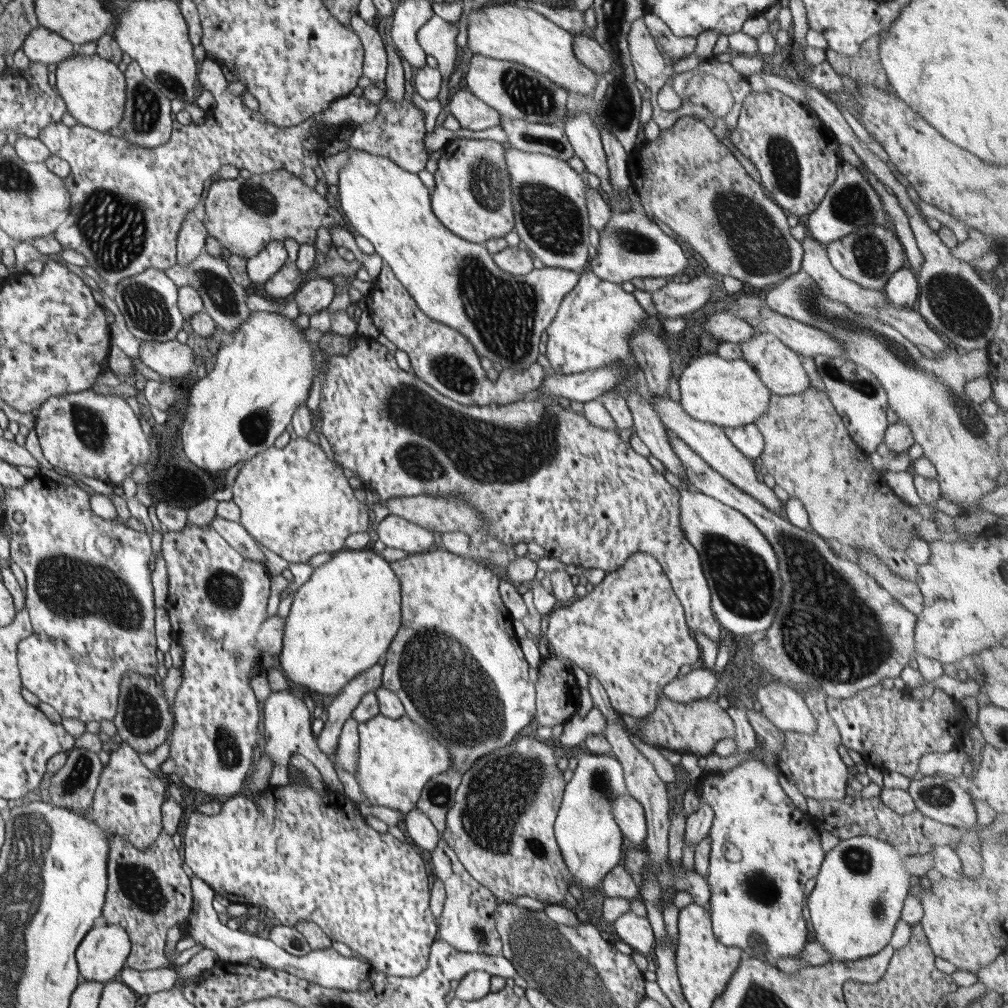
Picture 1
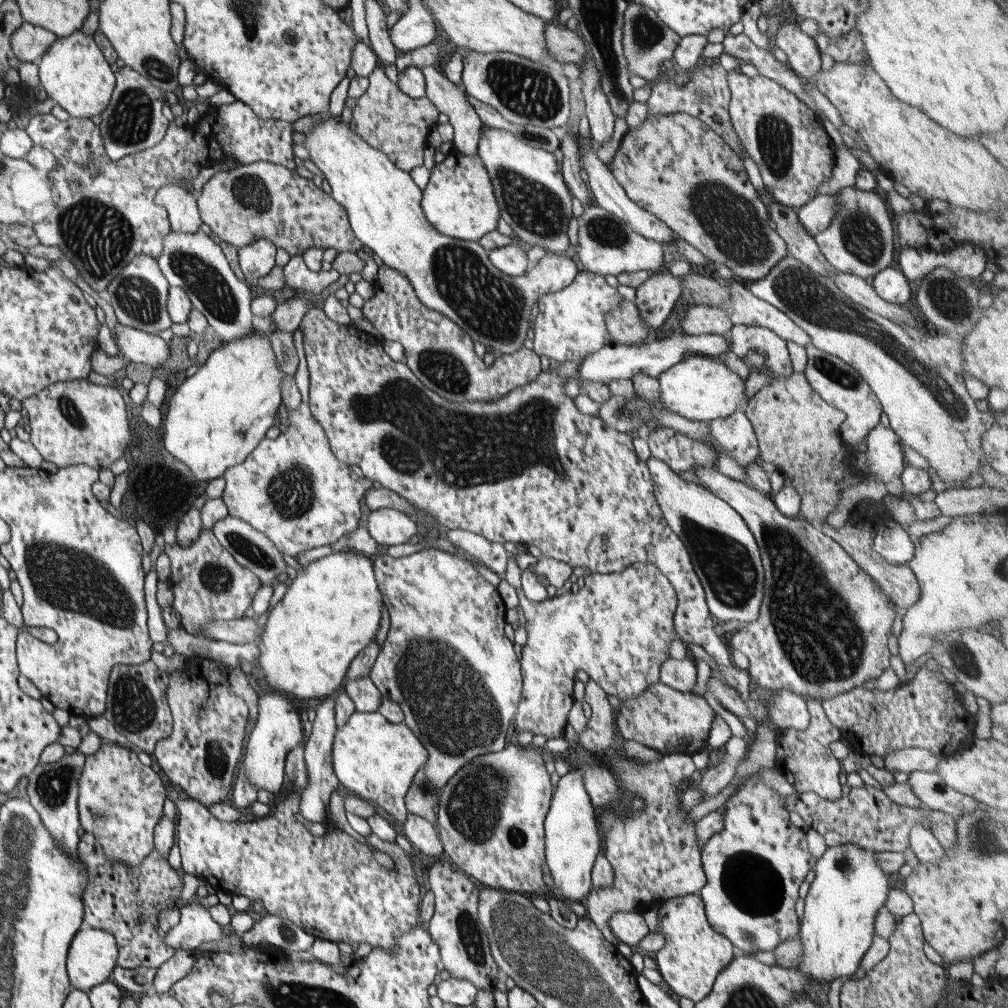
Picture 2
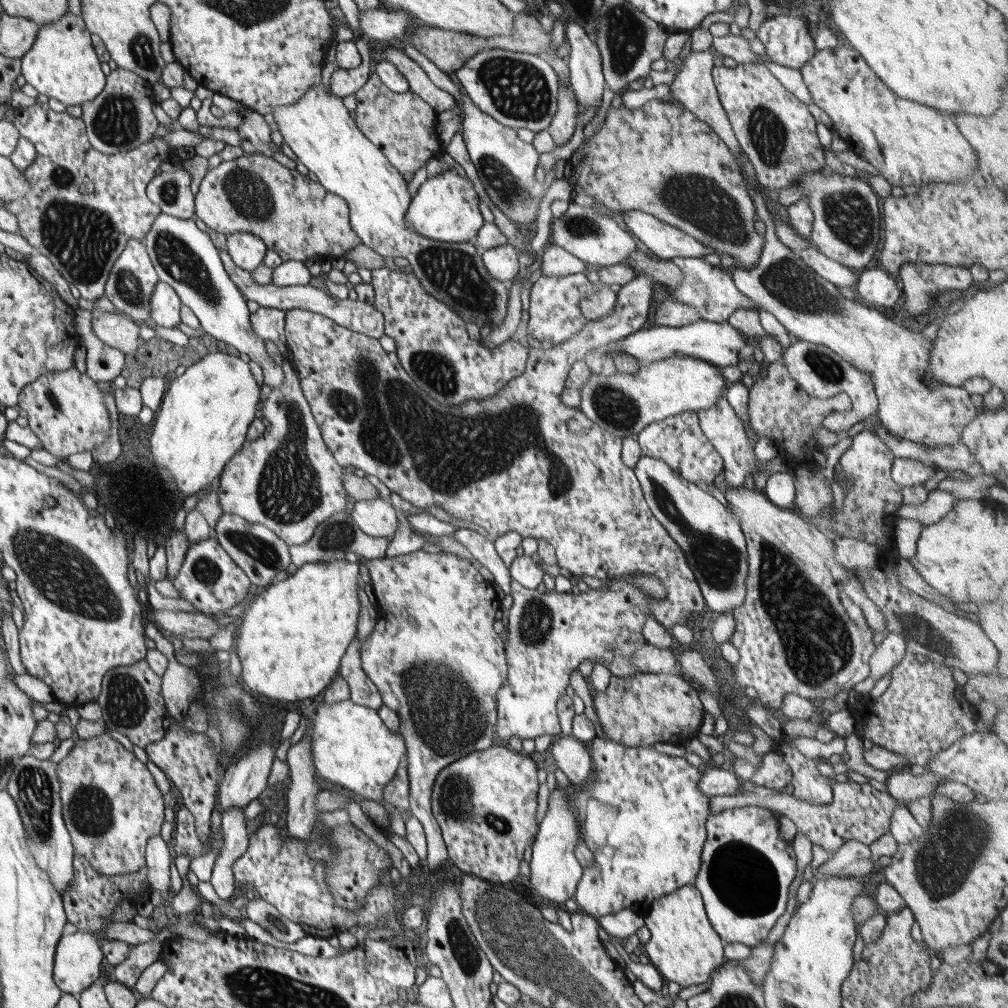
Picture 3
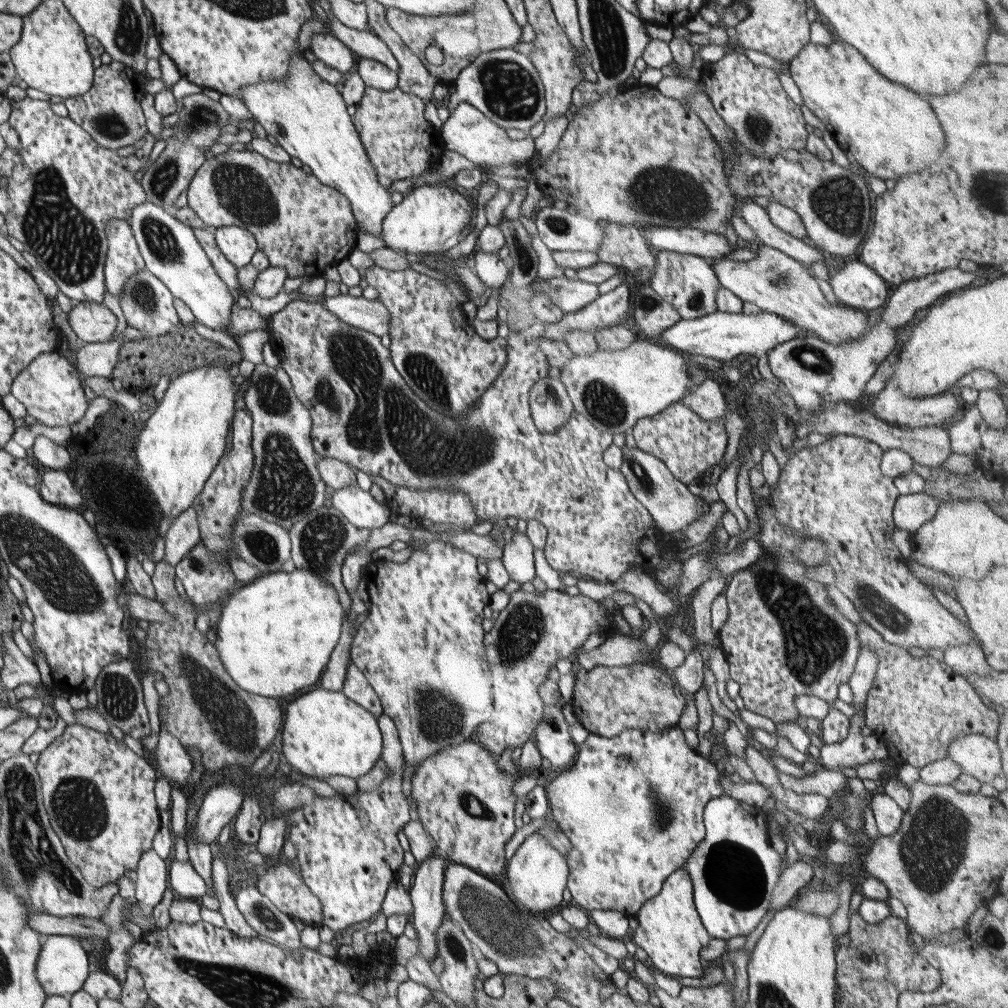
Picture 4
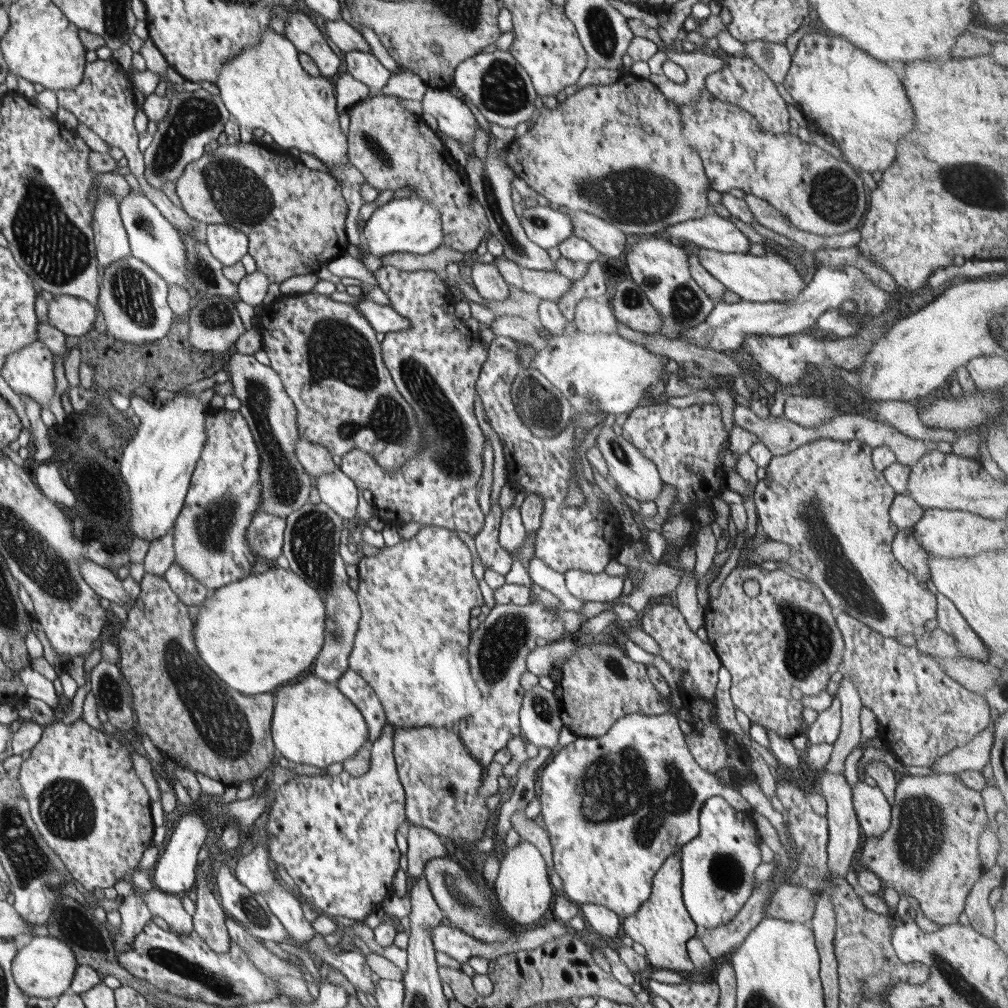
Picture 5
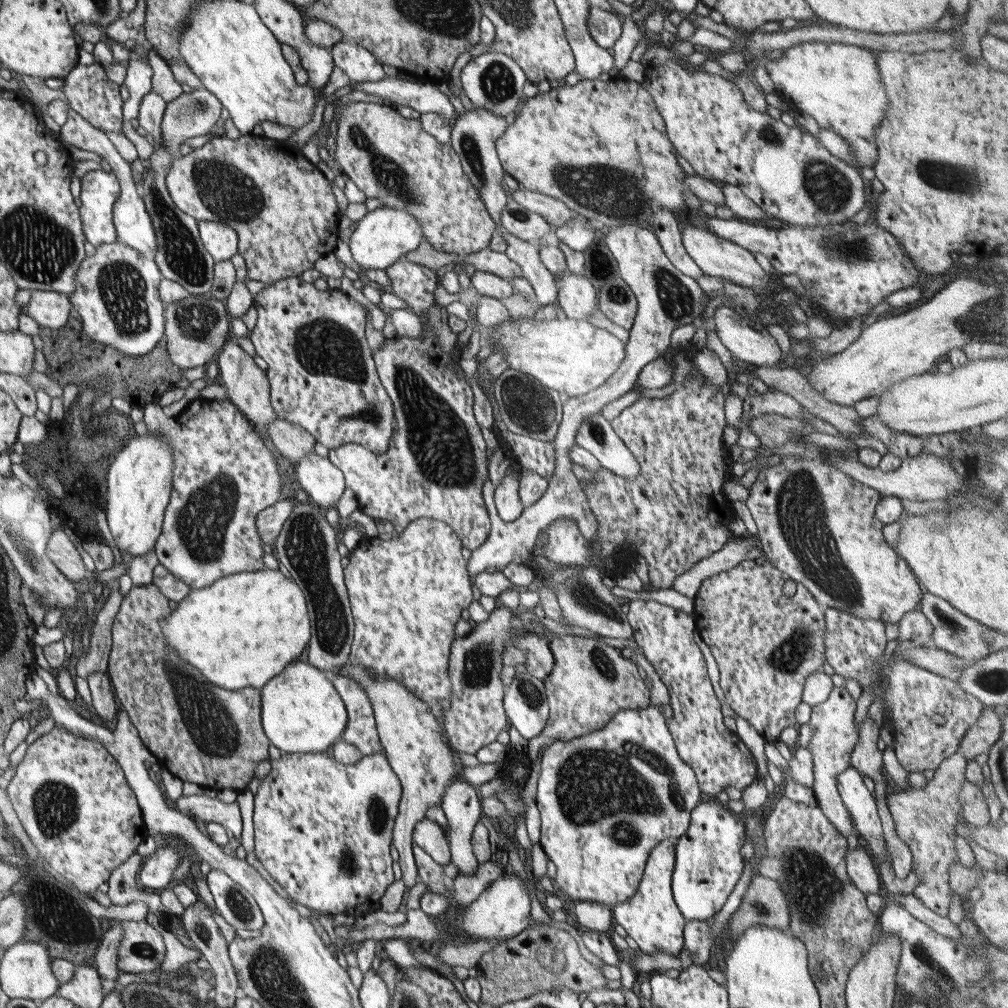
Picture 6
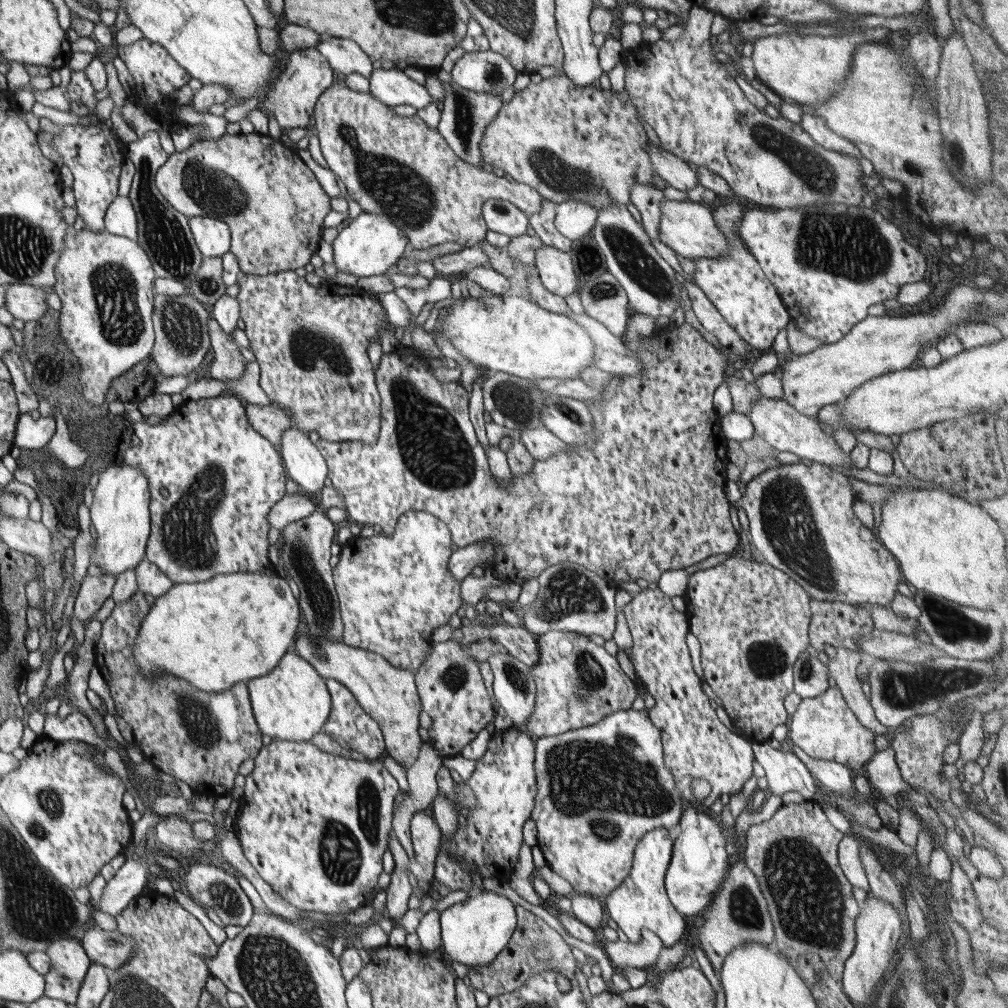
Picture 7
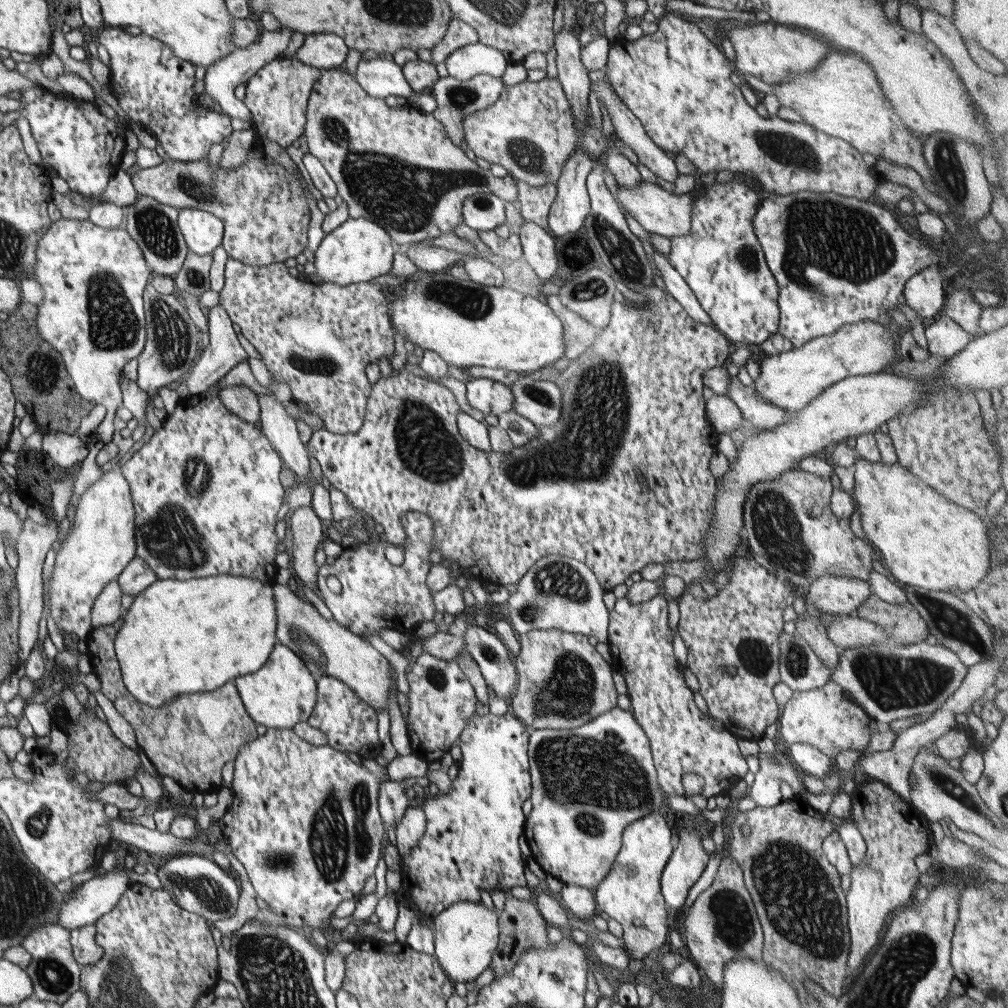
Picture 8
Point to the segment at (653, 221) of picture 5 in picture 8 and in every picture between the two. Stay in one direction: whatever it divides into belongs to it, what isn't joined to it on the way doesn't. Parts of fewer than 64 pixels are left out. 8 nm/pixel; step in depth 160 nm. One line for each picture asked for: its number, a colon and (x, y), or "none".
6: (601, 148)
7: (571, 143)
8: (530, 131)

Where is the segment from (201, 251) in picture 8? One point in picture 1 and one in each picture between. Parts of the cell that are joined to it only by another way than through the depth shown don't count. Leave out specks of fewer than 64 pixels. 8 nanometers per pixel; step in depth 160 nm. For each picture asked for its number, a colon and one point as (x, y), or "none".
1: (273, 256)
2: (256, 260)
3: (247, 251)
4: (238, 245)
5: (229, 245)
6: (221, 241)
7: (212, 236)

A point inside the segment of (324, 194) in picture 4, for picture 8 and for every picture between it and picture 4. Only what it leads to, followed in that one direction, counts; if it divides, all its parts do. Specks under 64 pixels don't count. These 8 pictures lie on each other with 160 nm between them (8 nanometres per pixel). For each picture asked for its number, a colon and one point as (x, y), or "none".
5: (294, 216)
6: (282, 207)
7: (274, 205)
8: (266, 215)

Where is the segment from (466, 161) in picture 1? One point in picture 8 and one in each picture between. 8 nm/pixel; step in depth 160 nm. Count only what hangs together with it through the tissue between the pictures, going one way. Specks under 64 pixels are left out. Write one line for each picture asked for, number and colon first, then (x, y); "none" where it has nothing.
2: (459, 201)
3: (446, 207)
4: (433, 218)
5: (409, 225)
6: (382, 237)
7: (371, 244)
8: (357, 251)

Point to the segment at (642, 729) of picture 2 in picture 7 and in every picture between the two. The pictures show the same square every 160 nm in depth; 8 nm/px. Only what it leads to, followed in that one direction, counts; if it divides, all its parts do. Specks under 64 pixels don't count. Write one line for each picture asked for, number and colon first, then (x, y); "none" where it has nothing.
3: (637, 711)
4: (607, 700)
5: (599, 684)
6: (591, 681)
7: (578, 683)

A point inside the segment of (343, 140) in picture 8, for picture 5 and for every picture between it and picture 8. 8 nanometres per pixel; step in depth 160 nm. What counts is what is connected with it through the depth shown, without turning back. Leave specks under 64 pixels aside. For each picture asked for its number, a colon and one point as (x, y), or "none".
5: (393, 148)
6: (389, 157)
7: (397, 166)

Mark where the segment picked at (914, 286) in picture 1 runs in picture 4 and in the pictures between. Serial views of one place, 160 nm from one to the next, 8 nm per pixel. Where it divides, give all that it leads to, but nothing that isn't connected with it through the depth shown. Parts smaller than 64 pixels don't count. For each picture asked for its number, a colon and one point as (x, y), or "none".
2: (891, 284)
3: (876, 287)
4: (857, 285)

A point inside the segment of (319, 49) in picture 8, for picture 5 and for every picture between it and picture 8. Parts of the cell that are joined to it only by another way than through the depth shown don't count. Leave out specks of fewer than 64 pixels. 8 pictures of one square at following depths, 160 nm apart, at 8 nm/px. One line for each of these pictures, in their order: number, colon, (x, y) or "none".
5: (362, 66)
6: (359, 64)
7: (345, 57)

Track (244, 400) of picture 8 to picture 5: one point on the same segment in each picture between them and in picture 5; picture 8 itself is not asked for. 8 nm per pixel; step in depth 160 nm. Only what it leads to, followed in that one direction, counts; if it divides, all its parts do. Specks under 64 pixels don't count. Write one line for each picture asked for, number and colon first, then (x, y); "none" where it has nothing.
5: (316, 460)
6: (293, 442)
7: (270, 421)

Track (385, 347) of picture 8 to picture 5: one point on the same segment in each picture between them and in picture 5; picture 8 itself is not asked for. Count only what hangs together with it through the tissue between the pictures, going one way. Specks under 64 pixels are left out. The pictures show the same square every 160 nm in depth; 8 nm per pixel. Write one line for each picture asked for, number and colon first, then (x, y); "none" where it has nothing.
5: (327, 355)
6: (322, 374)
7: (311, 342)

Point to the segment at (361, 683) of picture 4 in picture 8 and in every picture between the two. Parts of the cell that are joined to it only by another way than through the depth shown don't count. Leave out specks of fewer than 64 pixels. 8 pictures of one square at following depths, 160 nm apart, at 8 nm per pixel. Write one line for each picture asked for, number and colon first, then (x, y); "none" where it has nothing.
5: (351, 685)
6: (361, 731)
7: (349, 722)
8: (351, 726)

